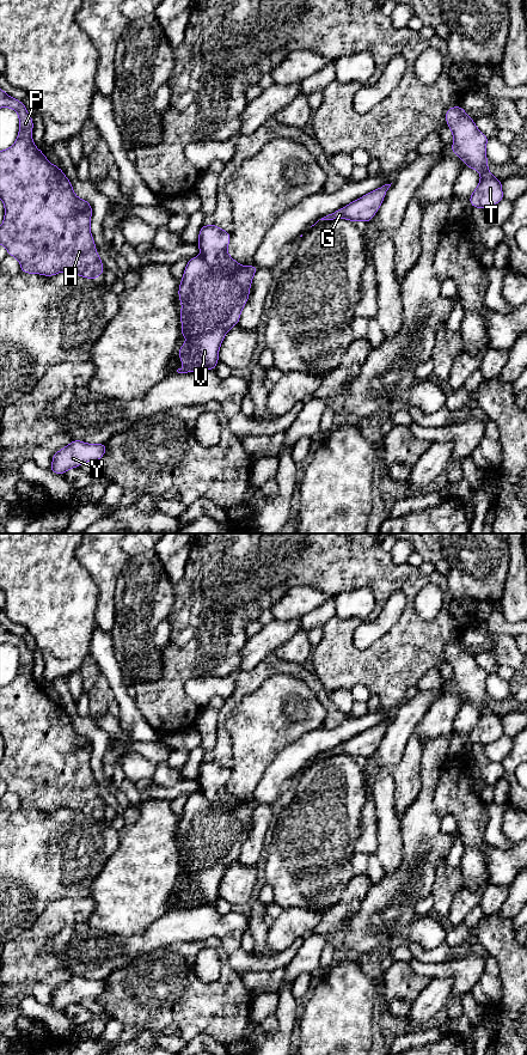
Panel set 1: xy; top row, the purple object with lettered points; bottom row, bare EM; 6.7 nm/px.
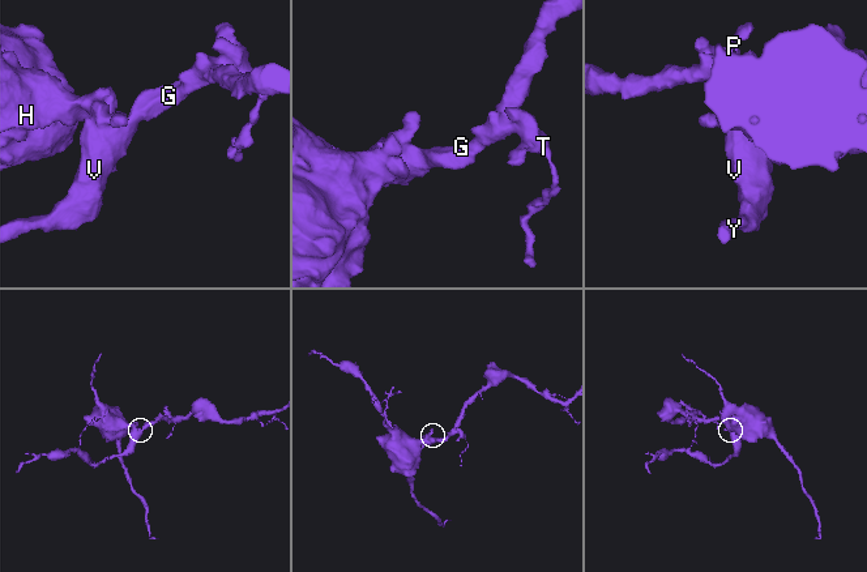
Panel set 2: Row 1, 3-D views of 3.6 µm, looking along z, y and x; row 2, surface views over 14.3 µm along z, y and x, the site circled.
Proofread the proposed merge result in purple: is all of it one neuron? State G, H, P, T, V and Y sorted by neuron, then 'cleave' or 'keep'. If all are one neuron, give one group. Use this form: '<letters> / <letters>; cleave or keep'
G T V Y / H P; cleave

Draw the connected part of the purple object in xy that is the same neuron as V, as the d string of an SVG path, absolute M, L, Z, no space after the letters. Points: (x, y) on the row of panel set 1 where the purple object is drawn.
M201 256L186 260L186 268L179 283L178 297L182 303L180 334L186 337L186 343L179 346L179 361L185 365L178 368L178 373L196 372L201 370L215 370L219 362L219 349L228 330L239 324L240 313L250 295L250 288L255 273L259 269L251 264L240 266L234 272L227 268L210 267Z

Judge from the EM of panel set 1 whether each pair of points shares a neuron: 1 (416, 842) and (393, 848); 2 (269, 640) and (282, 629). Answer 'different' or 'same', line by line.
1: different
2: same

